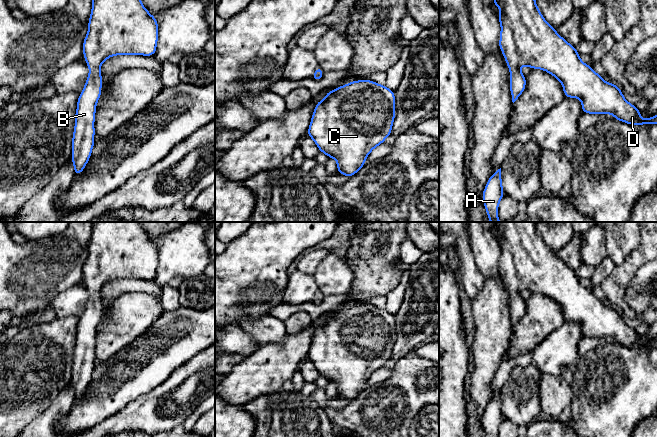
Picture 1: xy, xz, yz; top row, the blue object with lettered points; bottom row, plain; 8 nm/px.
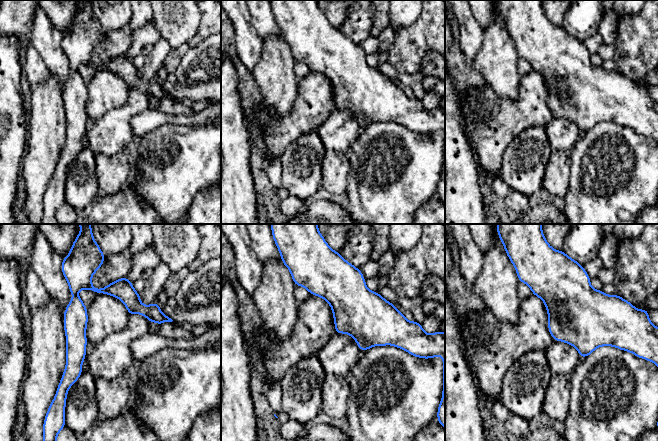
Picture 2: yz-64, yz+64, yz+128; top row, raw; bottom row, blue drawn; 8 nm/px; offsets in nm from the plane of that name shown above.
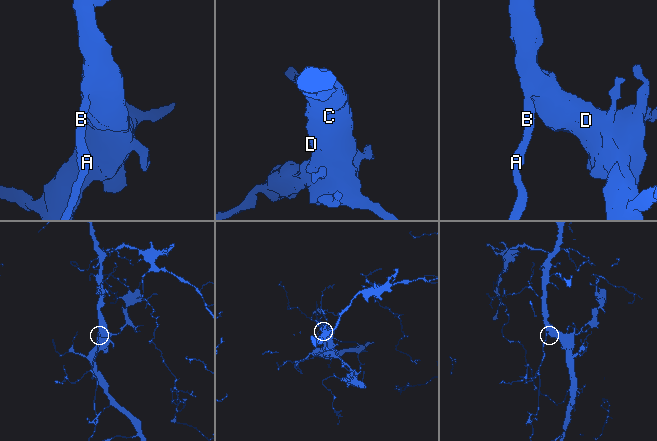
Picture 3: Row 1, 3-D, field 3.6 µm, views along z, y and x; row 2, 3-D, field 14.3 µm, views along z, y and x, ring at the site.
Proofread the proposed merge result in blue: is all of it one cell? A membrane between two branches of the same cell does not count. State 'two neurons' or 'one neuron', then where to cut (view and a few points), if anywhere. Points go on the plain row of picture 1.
one neuron; no cut

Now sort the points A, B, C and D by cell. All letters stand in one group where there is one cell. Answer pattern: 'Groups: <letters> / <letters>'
Groups: A B C D

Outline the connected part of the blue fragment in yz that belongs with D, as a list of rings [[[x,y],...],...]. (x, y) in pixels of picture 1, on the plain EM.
[[[494,222],[493,229],[501,233],[497,240],[501,249],[499,273],[510,294],[509,310],[513,327],[525,314],[526,300],[520,296],[520,291],[526,289],[544,294],[559,304],[566,322],[579,322],[582,325],[582,337],[613,338],[614,343],[629,349],[657,348],[657,339],[642,343],[641,335],[626,325],[615,307],[607,307],[593,292],[581,285],[575,270],[569,268],[544,243],[535,222]]]

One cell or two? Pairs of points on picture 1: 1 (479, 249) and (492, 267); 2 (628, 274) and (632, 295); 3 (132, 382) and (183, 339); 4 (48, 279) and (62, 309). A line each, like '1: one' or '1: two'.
1: one
2: two
3: one
4: two

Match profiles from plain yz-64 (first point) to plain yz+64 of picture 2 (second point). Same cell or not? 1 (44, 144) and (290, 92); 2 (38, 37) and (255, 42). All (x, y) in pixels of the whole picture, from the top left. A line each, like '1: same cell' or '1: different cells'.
1: same cell
2: different cells

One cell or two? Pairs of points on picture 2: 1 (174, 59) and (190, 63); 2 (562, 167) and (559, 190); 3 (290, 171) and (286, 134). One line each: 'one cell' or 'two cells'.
1: two cells
2: one cell
3: two cells

